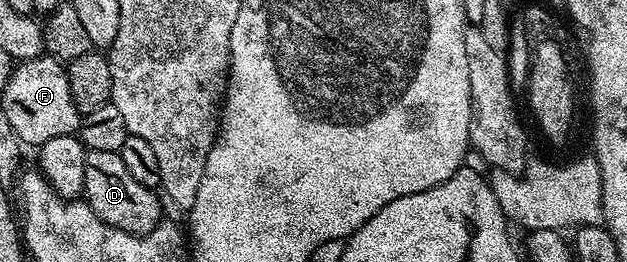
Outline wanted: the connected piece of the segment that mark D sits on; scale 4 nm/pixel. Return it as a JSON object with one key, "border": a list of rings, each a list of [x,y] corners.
{"border":[[[87,149],[84,187],[86,204],[92,207],[92,211],[96,211],[100,219],[104,219],[104,223],[112,227],[120,227],[120,231],[145,235],[151,233],[158,226],[159,221],[163,220],[162,205],[158,202],[159,194],[151,186],[132,179],[132,171],[124,167],[121,153]]]}

